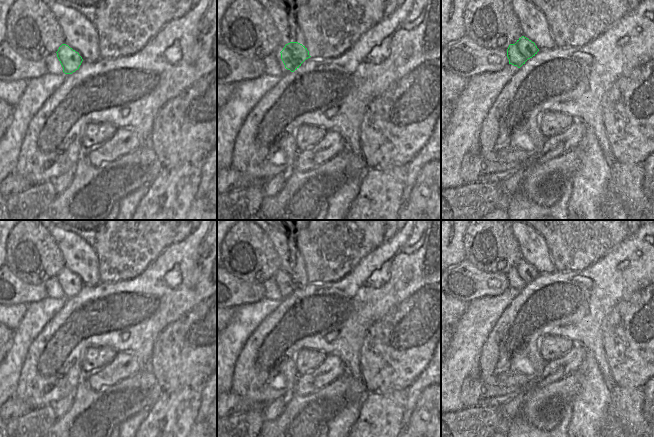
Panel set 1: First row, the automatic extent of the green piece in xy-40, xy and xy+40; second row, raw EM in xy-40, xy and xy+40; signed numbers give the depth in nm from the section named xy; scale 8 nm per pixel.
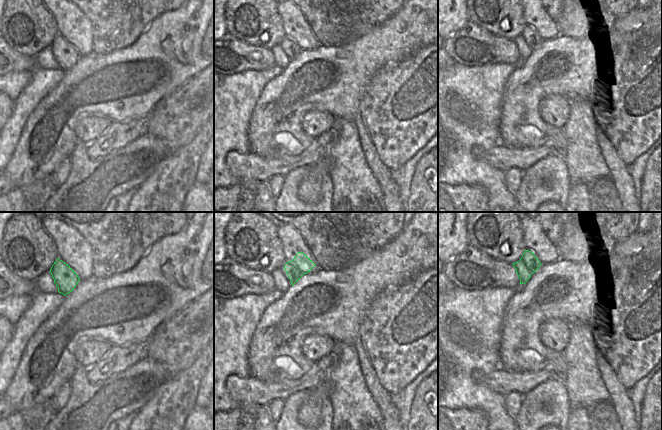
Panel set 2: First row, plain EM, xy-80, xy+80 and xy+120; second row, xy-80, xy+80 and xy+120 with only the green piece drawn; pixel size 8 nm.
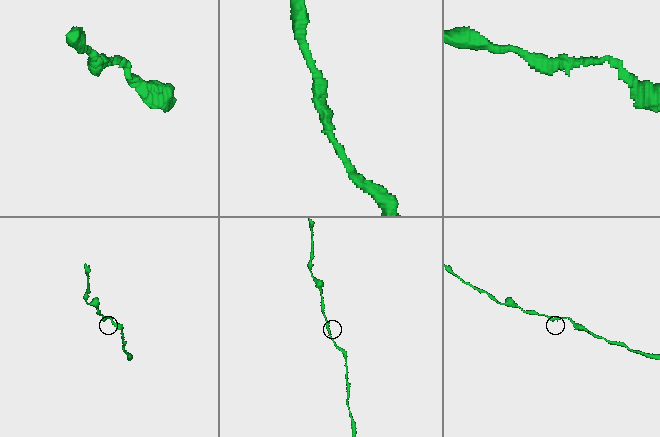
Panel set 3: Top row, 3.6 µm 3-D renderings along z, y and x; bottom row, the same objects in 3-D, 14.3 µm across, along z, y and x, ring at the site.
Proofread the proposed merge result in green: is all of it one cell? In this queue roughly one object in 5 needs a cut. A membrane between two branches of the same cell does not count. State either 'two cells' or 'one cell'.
one cell

